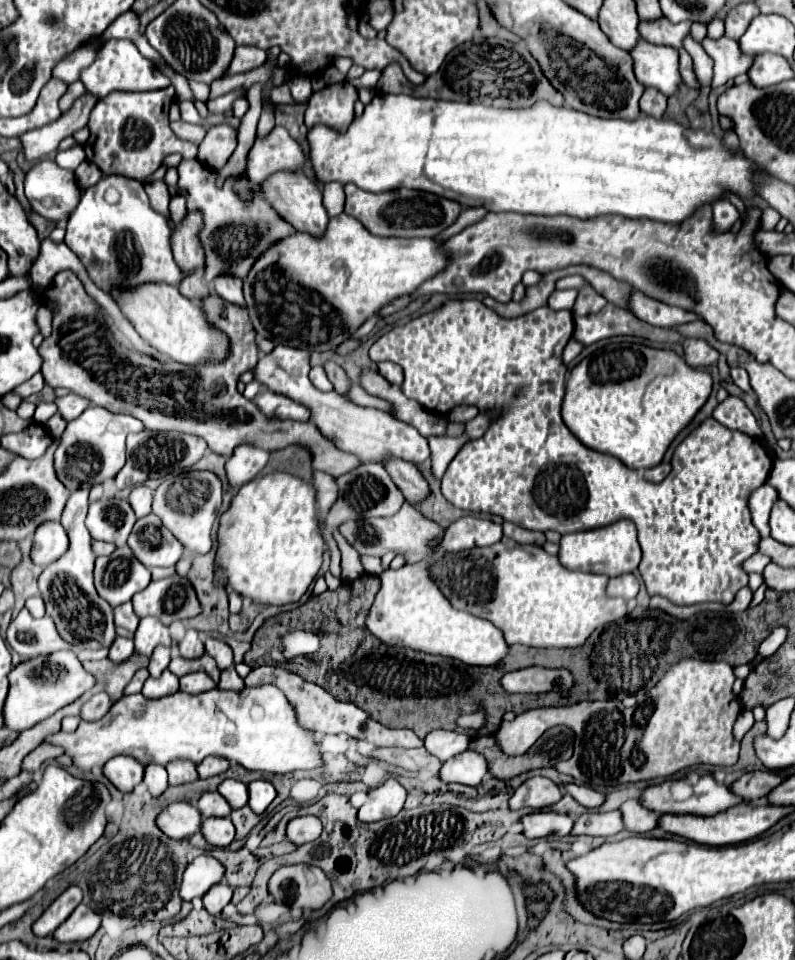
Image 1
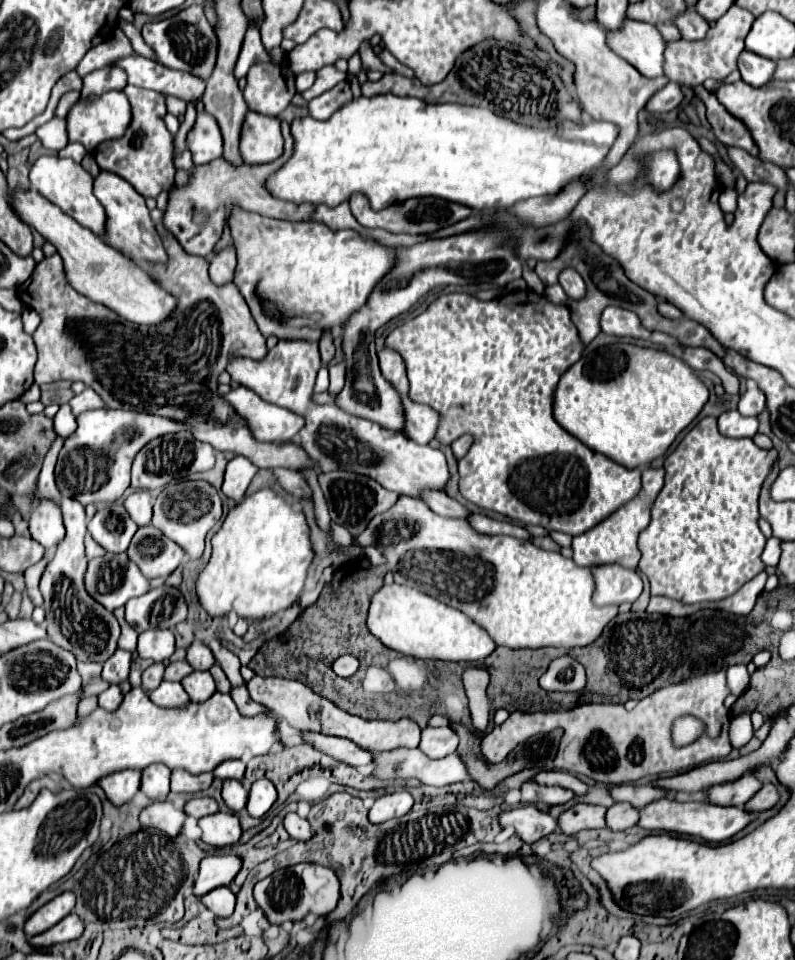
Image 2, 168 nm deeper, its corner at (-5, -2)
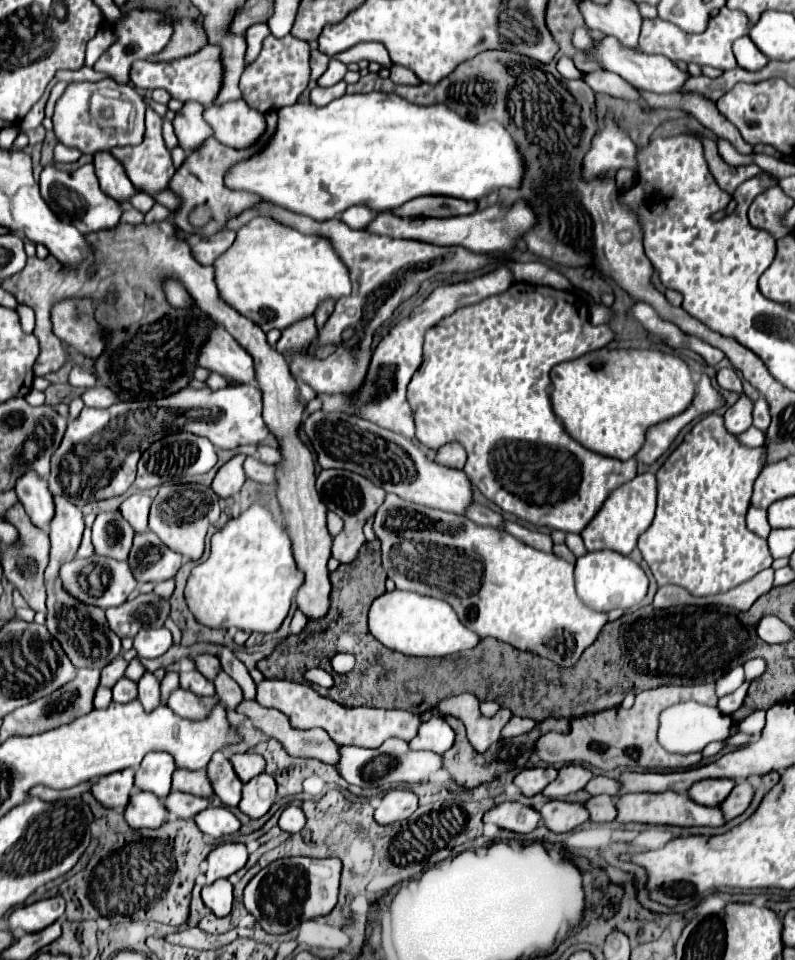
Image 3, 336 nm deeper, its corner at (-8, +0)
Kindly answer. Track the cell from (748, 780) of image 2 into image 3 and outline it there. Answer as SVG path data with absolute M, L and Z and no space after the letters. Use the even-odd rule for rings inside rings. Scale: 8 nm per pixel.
M706 778L688 788L688 798L702 804L702 806L718 806L734 788L730 778Z

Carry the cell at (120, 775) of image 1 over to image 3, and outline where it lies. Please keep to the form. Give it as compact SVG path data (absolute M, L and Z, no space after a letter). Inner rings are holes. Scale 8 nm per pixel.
M126 768L120 772L106 774L98 778L98 782L92 786L92 796L104 806L112 810L126 808L130 800L130 792L134 786L134 770Z

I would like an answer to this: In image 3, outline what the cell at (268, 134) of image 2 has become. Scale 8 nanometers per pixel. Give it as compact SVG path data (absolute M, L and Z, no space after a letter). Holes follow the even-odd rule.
M244 100L208 106L204 118L214 130L214 138L232 148L248 148L266 130L264 116Z

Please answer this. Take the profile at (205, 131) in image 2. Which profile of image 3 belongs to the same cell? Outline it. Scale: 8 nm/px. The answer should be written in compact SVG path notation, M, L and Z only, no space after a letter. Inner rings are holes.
M188 100L188 102L184 102L182 110L172 120L172 126L174 126L174 132L176 132L178 144L186 152L192 152L194 148L198 148L202 144L204 138L210 138L212 136L210 126L202 118L202 110L204 110L202 104L198 104L194 100Z

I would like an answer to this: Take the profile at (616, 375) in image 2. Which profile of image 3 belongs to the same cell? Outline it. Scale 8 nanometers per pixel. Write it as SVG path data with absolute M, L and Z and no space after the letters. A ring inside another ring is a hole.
M596 350L580 358L560 362L550 372L552 378L552 410L562 422L564 430L584 448L592 452L606 454L610 458L628 460L632 458L644 442L646 430L662 420L668 420L684 412L694 398L696 384L692 380L688 364L668 352L660 350Z

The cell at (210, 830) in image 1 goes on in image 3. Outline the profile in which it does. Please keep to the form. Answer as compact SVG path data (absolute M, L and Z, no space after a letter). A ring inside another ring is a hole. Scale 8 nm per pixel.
M208 806L206 810L202 810L196 816L196 824L204 834L208 834L212 838L234 834L240 828L240 820L224 806L220 806L220 808Z

